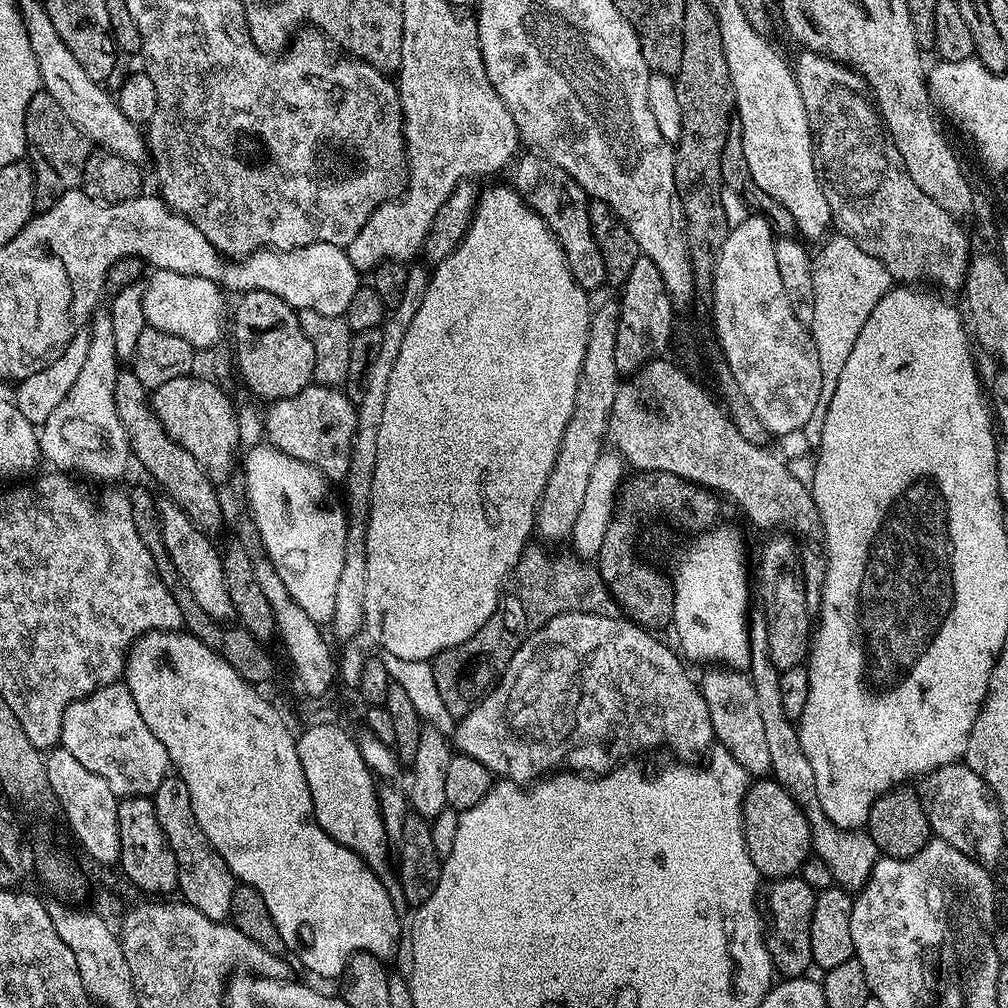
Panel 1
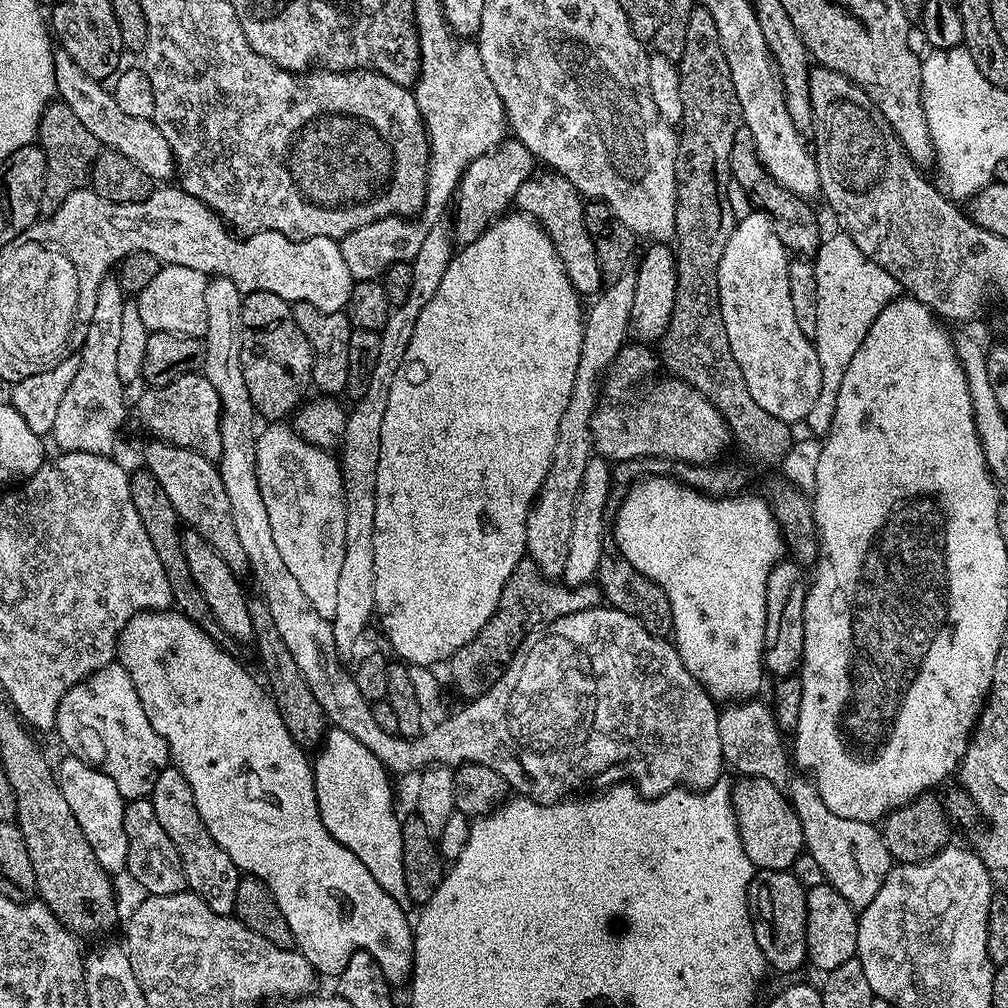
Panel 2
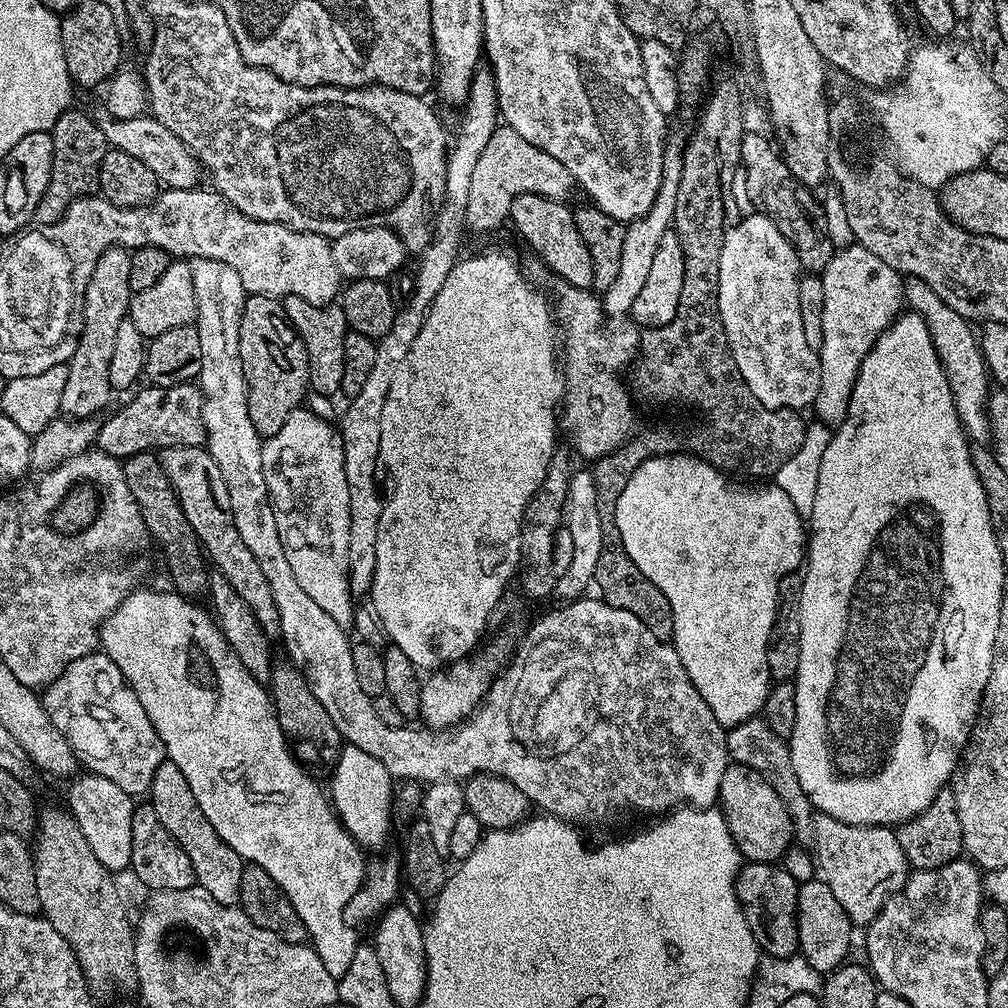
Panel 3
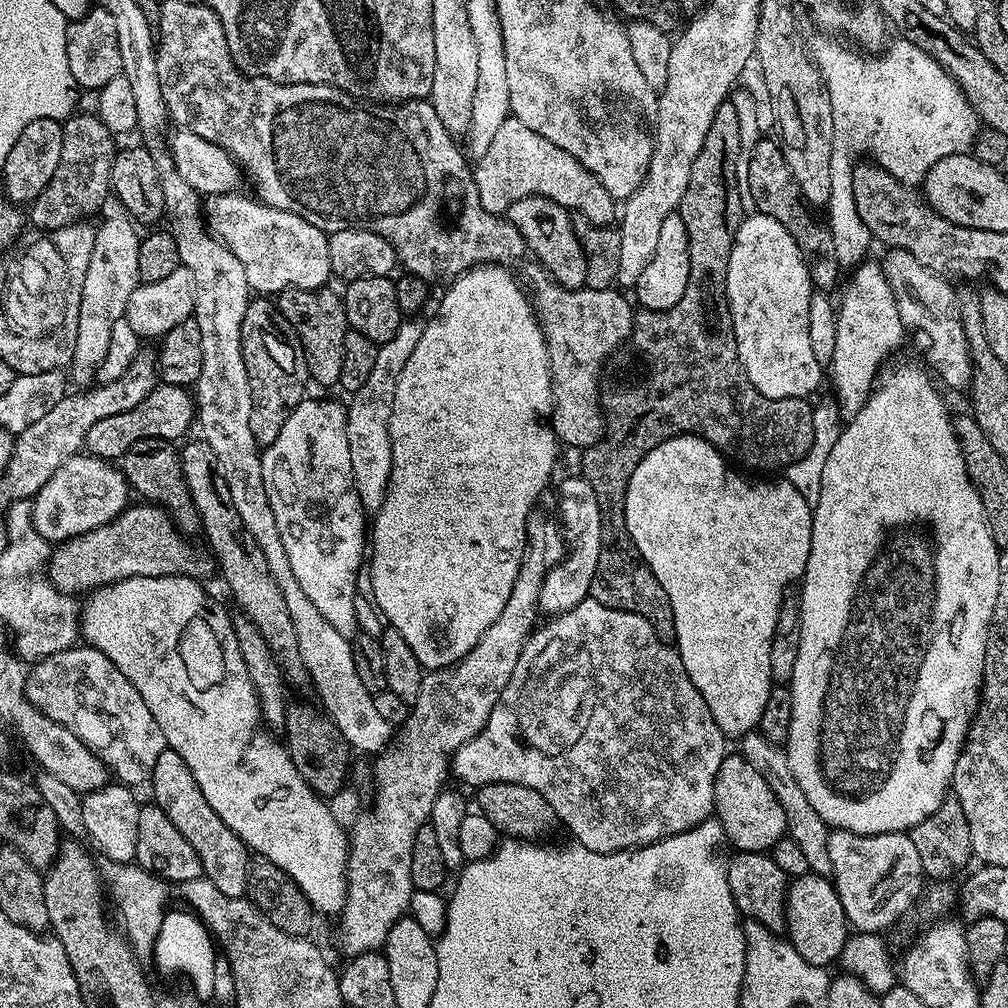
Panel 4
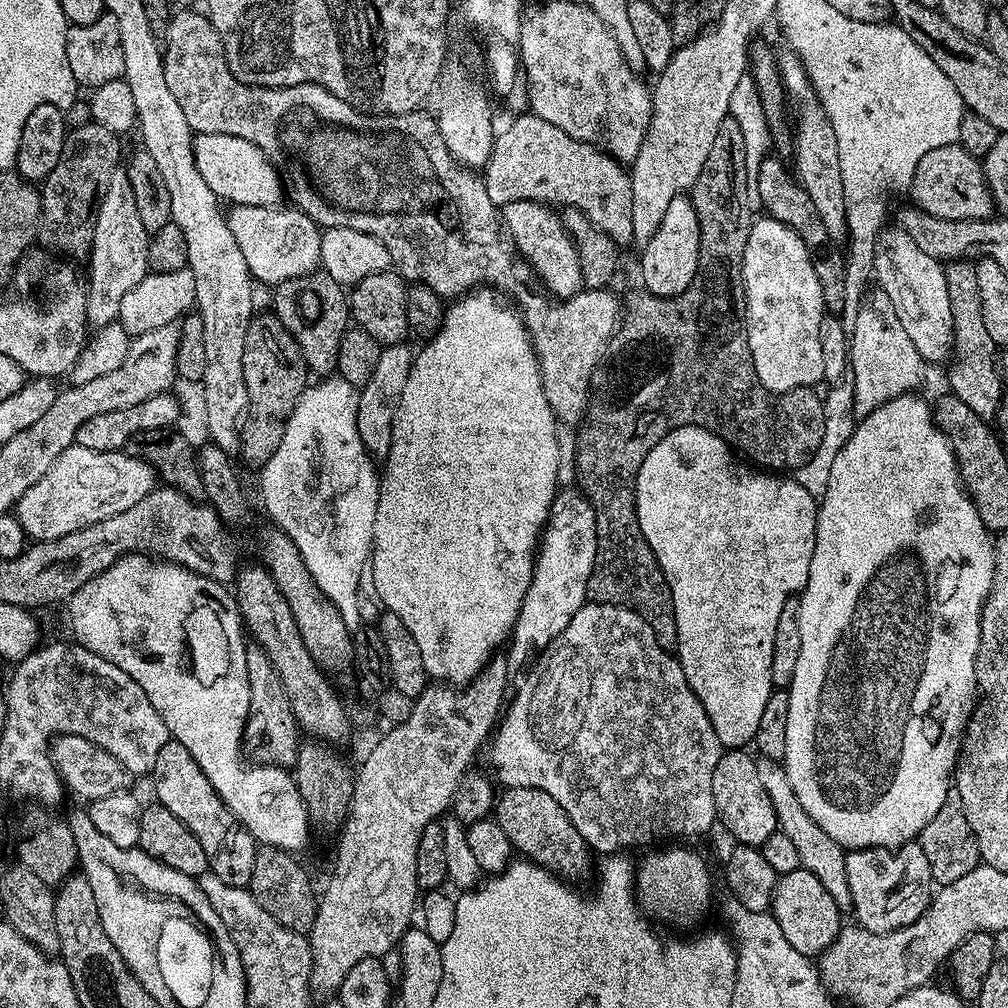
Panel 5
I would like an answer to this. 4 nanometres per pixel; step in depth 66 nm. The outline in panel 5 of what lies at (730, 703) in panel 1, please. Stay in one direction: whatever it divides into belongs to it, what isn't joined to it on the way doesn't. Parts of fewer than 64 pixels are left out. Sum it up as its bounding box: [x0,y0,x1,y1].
[756,756,852,910]

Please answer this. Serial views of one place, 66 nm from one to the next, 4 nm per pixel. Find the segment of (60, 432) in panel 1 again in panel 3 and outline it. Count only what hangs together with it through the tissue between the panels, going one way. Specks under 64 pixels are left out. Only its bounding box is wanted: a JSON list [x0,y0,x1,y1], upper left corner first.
[60,246,133,421]

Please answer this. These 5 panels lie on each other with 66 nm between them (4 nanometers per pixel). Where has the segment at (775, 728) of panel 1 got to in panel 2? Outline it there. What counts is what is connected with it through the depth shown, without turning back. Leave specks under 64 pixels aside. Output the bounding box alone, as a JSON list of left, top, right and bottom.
[786,775,888,910]

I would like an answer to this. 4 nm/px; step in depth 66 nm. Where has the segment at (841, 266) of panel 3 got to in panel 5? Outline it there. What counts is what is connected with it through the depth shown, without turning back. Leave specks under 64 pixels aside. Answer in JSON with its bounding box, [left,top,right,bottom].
[848,291,926,418]

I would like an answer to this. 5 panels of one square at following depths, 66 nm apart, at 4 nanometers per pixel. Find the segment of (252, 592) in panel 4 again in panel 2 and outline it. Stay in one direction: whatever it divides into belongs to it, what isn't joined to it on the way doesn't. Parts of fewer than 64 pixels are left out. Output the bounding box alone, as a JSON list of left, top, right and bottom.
[143,438,247,573]

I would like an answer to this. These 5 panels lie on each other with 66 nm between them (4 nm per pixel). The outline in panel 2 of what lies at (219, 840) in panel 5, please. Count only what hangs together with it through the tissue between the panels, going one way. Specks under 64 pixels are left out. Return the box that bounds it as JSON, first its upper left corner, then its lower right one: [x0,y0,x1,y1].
[150,766,242,915]

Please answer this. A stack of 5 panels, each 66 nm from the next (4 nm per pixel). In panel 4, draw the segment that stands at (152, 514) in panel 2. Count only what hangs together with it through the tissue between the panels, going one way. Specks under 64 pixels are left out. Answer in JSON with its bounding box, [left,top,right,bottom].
[118,438,201,538]

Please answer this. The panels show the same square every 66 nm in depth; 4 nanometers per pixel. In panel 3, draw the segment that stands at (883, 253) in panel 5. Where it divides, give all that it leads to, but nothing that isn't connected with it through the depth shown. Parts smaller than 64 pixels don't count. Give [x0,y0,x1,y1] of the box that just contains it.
[904,279,992,445]

